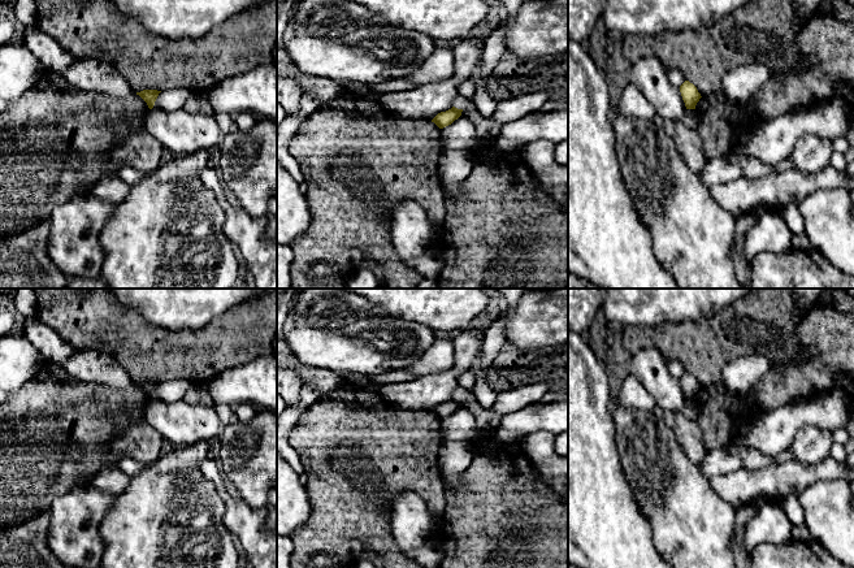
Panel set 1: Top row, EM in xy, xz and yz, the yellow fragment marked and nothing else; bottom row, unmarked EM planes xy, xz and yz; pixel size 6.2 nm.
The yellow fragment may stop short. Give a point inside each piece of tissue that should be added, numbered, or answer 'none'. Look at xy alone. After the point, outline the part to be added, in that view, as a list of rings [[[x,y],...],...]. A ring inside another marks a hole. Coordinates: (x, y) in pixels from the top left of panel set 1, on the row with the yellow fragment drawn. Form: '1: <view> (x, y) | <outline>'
none

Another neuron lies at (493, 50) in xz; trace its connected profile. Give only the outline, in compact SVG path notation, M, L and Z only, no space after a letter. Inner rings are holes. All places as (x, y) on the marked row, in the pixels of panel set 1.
M495 29L493 34L485 39L484 42L484 52L482 52L482 68L481 68L481 77L482 77L482 87L486 90L486 81L491 77L506 52L504 47L504 31L506 29Z

